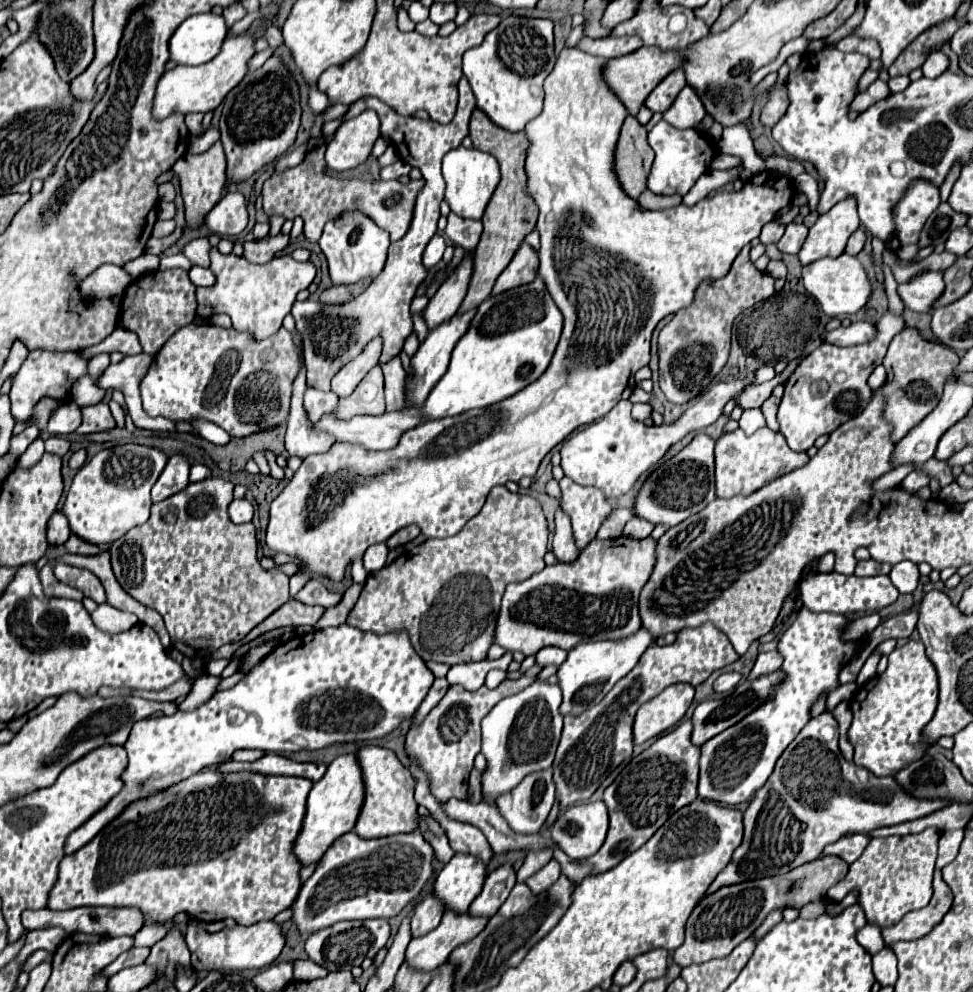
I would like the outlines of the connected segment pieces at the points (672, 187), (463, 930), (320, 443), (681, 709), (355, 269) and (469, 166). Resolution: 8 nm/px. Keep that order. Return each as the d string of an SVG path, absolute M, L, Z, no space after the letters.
M660 121L648 133L648 143L654 149L656 159L646 179L646 187L656 195L686 195L698 177L708 171L712 157L718 153L716 145L706 134L698 133L696 129L676 129L666 121Z
M448 909L436 929L410 941L406 949L408 965L420 971L434 971L448 961L450 953L458 945L470 941L470 937L476 937L486 923L488 917L474 917L470 913L456 915L452 909Z
M306 369L298 373L294 381L294 397L292 397L292 407L290 407L290 417L288 417L288 429L286 429L286 451L290 457L300 457L306 459L308 455L314 453L328 453L330 447L336 443L336 439L328 433L316 433L310 423L304 417L302 409L302 395L306 391Z
M678 683L666 687L654 699L646 701L634 717L634 743L640 745L672 729L688 711L692 699L694 687Z
M342 213L336 221L328 221L324 227L324 233L318 241L322 253L328 261L330 279L334 285L348 285L356 283L364 277L376 277L386 261L390 237L380 229L374 221L364 217L362 213Z
M458 147L458 149L452 149L448 155L444 155L442 173L446 179L444 201L450 205L450 211L460 217L482 219L484 209L486 209L486 205L488 205L488 201L500 181L498 161L490 153L484 153L478 149Z

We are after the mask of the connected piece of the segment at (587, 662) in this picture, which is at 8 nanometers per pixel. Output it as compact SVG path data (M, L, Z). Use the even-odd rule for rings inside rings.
M640 627L636 633L632 633L624 639L594 641L594 643L576 645L576 649L572 649L568 653L568 659L558 669L558 685L564 693L560 713L562 715L568 715L568 713L578 715L584 709L600 703L602 697L606 697L606 693L616 685L616 681L622 679L624 675L628 675L636 667L638 659L650 647L652 641L654 641L652 633L644 627Z

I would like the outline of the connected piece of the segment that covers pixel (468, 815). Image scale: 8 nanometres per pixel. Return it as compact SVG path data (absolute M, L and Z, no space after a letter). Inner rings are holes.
M448 801L448 805L442 805L448 817L464 823L476 825L492 845L494 853L504 853L510 849L544 849L552 845L550 839L544 839L542 835L520 835L514 833L504 817L500 817L498 809L488 803L470 803L470 801Z

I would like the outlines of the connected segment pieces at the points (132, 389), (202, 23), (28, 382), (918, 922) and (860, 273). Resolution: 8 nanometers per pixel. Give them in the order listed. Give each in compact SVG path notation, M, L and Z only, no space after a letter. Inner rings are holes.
M146 353L134 355L134 357L124 357L118 365L110 365L98 379L96 385L100 389L122 389L128 412L134 425L138 429L148 429L148 431L158 431L158 433L176 433L176 425L164 417L150 417L142 407L140 397L140 381L144 373L148 371L152 357Z
M207 12L188 17L170 39L170 59L178 65L202 65L220 53L228 35L222 15Z
M34 349L28 353L28 359L20 367L20 371L12 377L10 387L10 403L12 403L12 417L16 423L28 423L34 415L34 407L40 399L50 397L56 401L66 401L72 393L72 385L88 373L88 359L80 355L80 351L46 351Z
M940 869L934 871L932 887L934 887L932 901L924 909L912 911L908 915L904 915L896 925L882 929L882 937L886 943L914 941L918 937L924 937L936 927L936 923L940 923L944 919L944 915L952 907L952 891L944 883Z
M840 255L836 259L818 259L816 263L810 263L802 269L802 279L806 291L816 299L820 309L828 317L844 317L844 315L854 315L858 313L870 299L872 295L872 285L866 277L866 271L862 263L852 257L852 255Z

